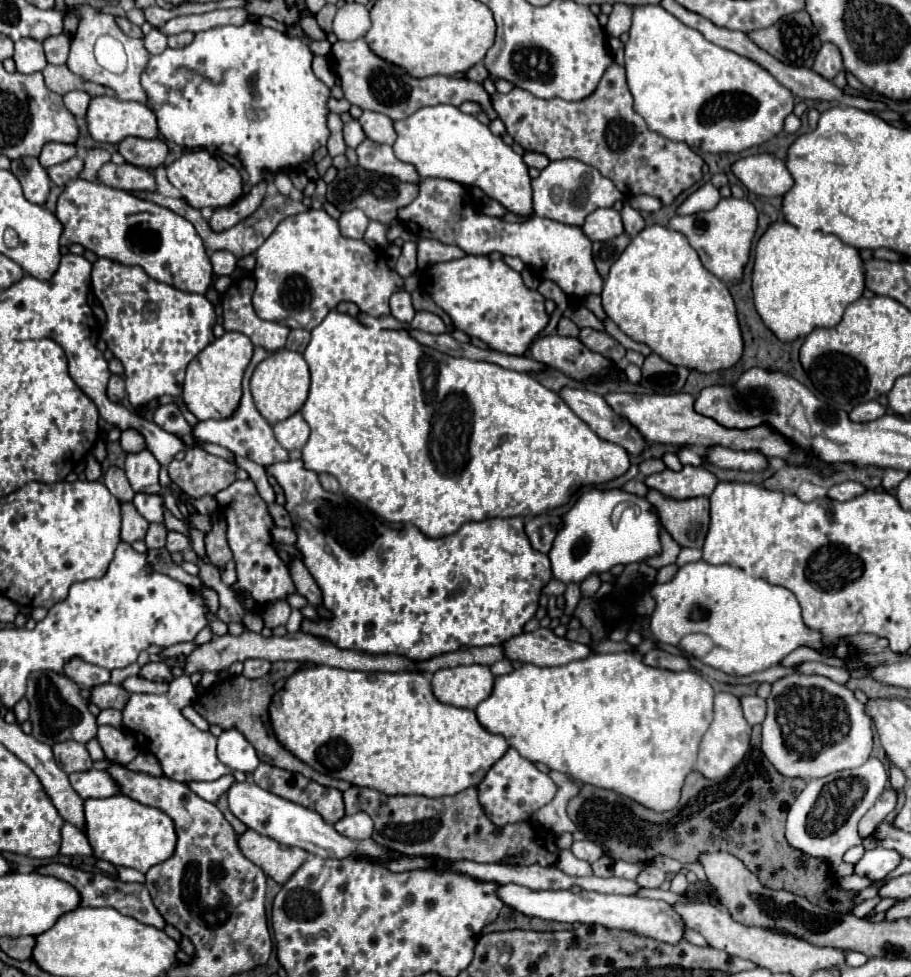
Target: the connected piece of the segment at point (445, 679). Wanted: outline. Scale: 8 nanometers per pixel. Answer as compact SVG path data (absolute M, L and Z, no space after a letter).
M459 665L439 669L431 677L433 693L441 703L475 709L491 695L493 675L485 665Z

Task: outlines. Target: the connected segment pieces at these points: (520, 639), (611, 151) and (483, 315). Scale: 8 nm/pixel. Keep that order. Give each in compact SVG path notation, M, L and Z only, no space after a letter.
M537 629L533 633L521 633L505 641L505 655L509 661L533 663L533 665L567 665L569 661L585 659L593 653L589 645L557 637L551 629Z
M611 63L609 69L603 73L597 89L581 99L581 101L563 101L563 99L539 99L533 97L525 89L513 87L509 93L495 93L491 95L491 105L499 113L499 119L505 123L507 133L513 137L515 143L519 143L525 151L535 151L547 155L551 161L557 159L579 159L591 167L595 167L603 177L611 179L615 187L625 195L653 195L659 197L665 205L673 203L679 193L693 187L703 177L703 159L693 153L685 143L669 141L667 137L649 131L643 117L633 111L633 97L627 87L625 69L617 63Z
M465 255L431 265L423 273L421 287L451 317L457 329L501 353L523 355L549 323L545 297L525 287L521 273L503 261L491 261L487 255Z

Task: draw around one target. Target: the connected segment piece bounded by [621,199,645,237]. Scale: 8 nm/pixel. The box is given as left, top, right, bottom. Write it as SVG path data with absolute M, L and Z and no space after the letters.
M625 199L623 203L625 203L625 205L623 205L623 211L621 211L621 219L623 219L625 233L629 231L629 237L635 237L635 235L645 227L645 221L643 221L643 217L639 215L639 211L635 211L635 209L627 203L627 199Z

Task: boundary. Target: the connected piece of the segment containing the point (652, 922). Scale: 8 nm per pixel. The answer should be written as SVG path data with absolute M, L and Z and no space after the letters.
M497 885L497 897L511 909L523 913L525 917L539 917L547 921L559 921L559 923L599 923L609 929L625 929L635 931L639 935L665 941L665 943L677 943L683 939L683 921L681 917L667 905L665 901L655 899L641 899L635 895L615 895L615 893L597 893L597 891L535 891L523 885Z

